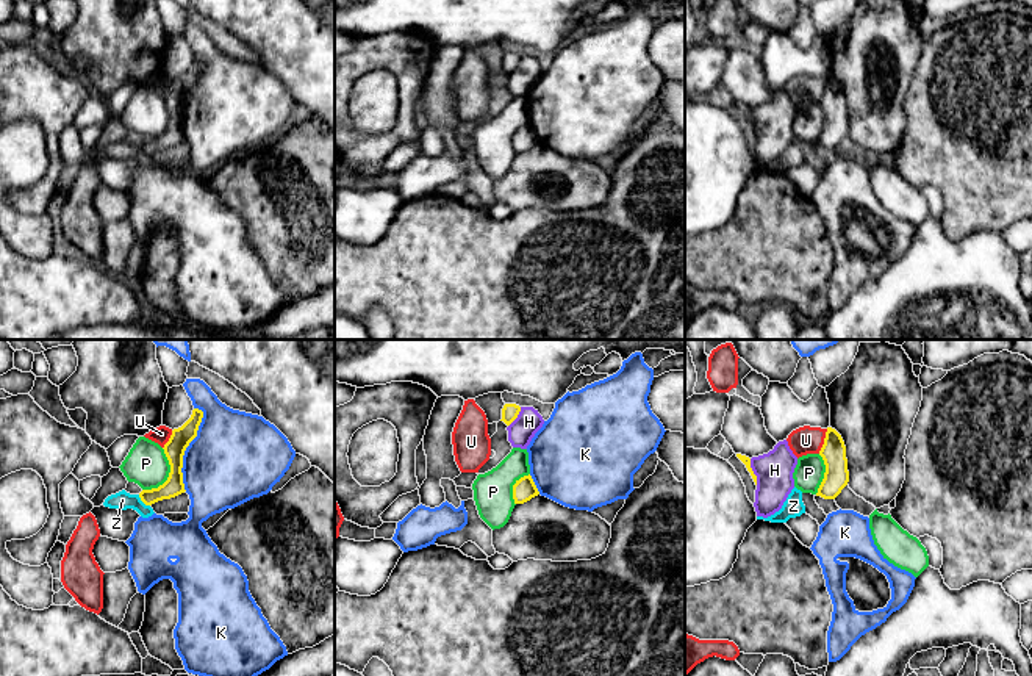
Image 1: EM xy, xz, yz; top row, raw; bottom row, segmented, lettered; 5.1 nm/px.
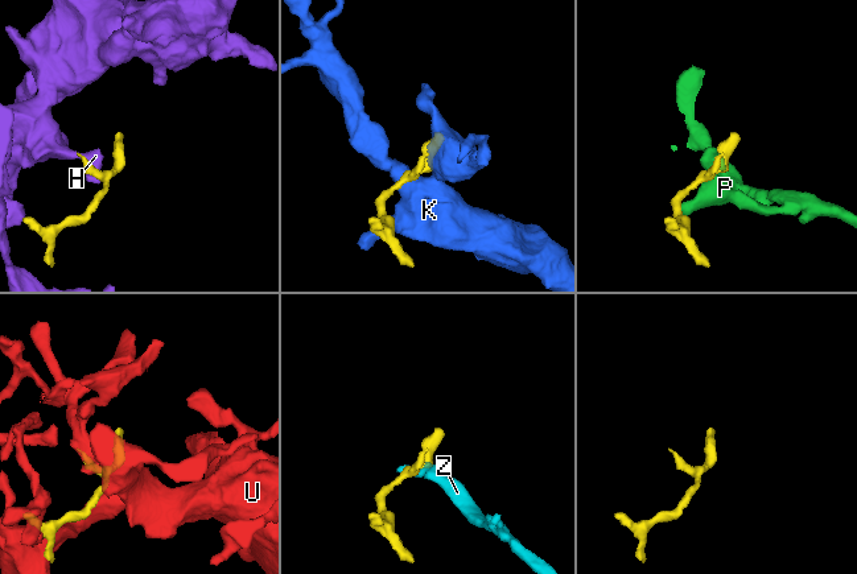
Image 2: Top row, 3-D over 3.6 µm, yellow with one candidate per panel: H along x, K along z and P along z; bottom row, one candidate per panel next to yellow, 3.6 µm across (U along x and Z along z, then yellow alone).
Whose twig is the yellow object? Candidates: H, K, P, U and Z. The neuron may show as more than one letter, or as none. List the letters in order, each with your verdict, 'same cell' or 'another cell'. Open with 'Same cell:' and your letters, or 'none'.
Same cell: none
H: another cell
K: another cell
P: another cell
U: another cell
Z: another cell

